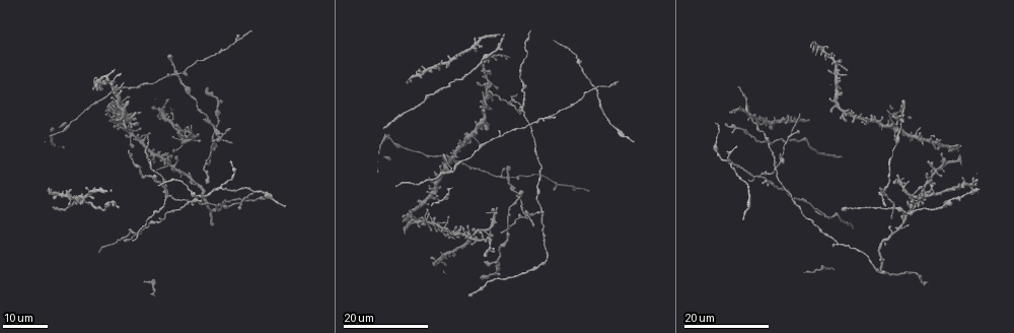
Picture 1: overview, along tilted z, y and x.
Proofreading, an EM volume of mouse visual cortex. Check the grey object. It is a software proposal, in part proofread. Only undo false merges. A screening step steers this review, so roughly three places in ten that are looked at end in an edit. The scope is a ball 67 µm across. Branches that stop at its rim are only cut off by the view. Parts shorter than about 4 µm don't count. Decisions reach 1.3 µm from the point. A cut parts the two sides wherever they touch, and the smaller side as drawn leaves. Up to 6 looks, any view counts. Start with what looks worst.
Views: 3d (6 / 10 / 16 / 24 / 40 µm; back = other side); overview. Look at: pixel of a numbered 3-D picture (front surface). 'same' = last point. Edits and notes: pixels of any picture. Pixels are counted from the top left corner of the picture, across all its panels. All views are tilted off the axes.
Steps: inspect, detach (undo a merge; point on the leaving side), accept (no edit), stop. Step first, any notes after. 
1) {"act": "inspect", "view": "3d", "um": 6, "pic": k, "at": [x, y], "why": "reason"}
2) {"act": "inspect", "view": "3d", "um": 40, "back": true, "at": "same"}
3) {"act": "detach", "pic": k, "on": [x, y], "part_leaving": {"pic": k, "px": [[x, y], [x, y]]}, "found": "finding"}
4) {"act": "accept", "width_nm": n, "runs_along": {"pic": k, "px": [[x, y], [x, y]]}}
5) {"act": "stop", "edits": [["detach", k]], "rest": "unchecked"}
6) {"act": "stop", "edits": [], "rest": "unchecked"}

{"act": "inspect", "view": "3d", "um": 16, "pic": 1, "at": [777, 167], "why": "four-way junction"}

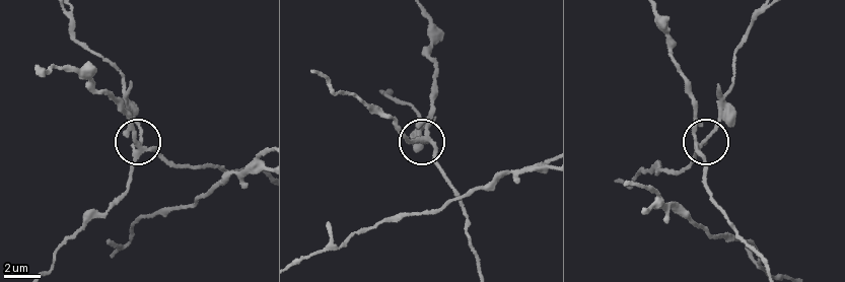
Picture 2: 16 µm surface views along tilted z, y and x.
{"act": "inspect", "view": "3d", "um": 6, "pic": 2, "at": [424, 141]}

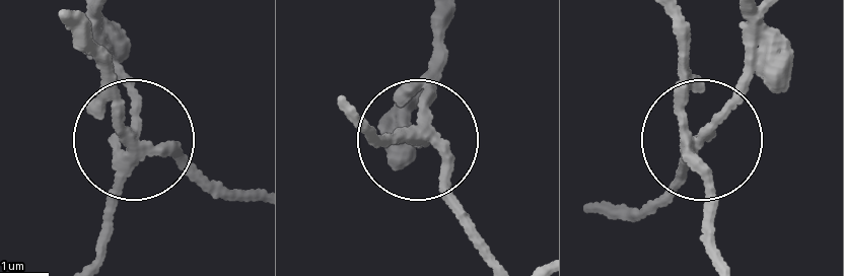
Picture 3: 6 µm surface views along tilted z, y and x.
{"act": "detach", "pic": 3, "on": [106, 222], "arms": 4, "part_leaving": {"pic": 3, "px": [[695, 145], [737, 81], [758, 20]]}, "found": "two neurons meet here"}

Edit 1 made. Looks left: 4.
{"act": "inspect", "view": "overview"}

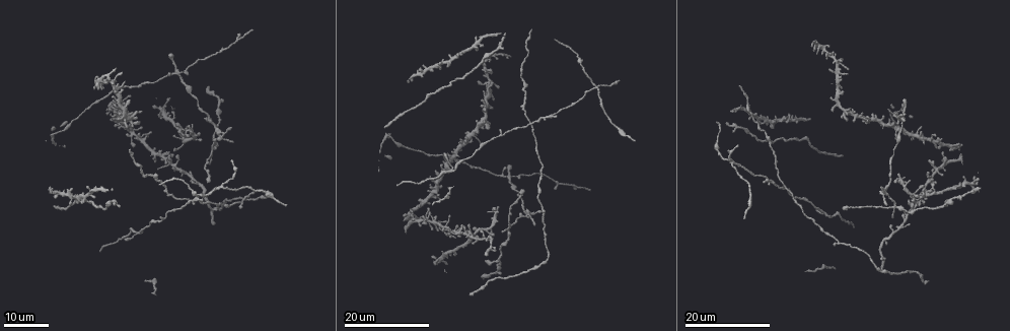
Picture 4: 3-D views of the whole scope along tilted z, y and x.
{"act": "inspect", "view": "3d", "um": 24, "pic": 4, "at": [509, 176], "why": "four or more arms meet"}

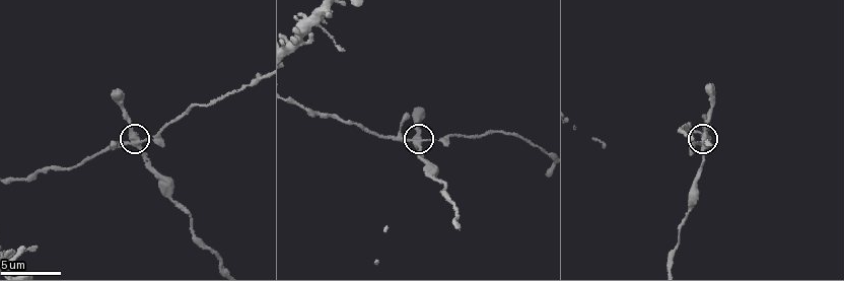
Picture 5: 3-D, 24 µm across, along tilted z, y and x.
{"act": "inspect", "view": "3d", "um": 6, "pic": 5, "at": [421, 142]}

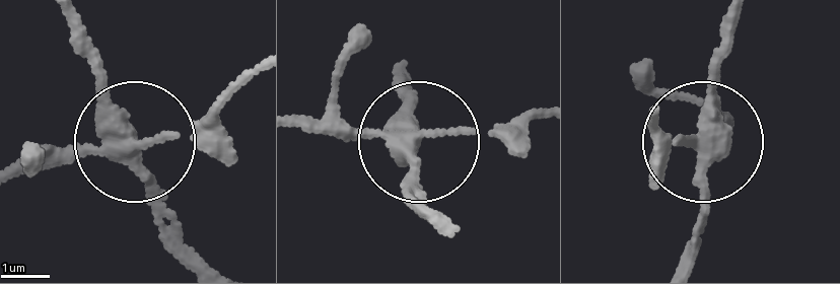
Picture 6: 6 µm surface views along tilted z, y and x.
{"act": "detach", "pic": 6, "on": [97, 83], "width_nm": 350, "part_leaving": {"pic": 6, "px": [[116, 147], [188, 256]]}, "found": "two neurons meet here"}

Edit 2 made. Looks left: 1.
{"act": "stop", "edits": [["detach", 3], ["detach", 6]], "rest": "unchecked"}

